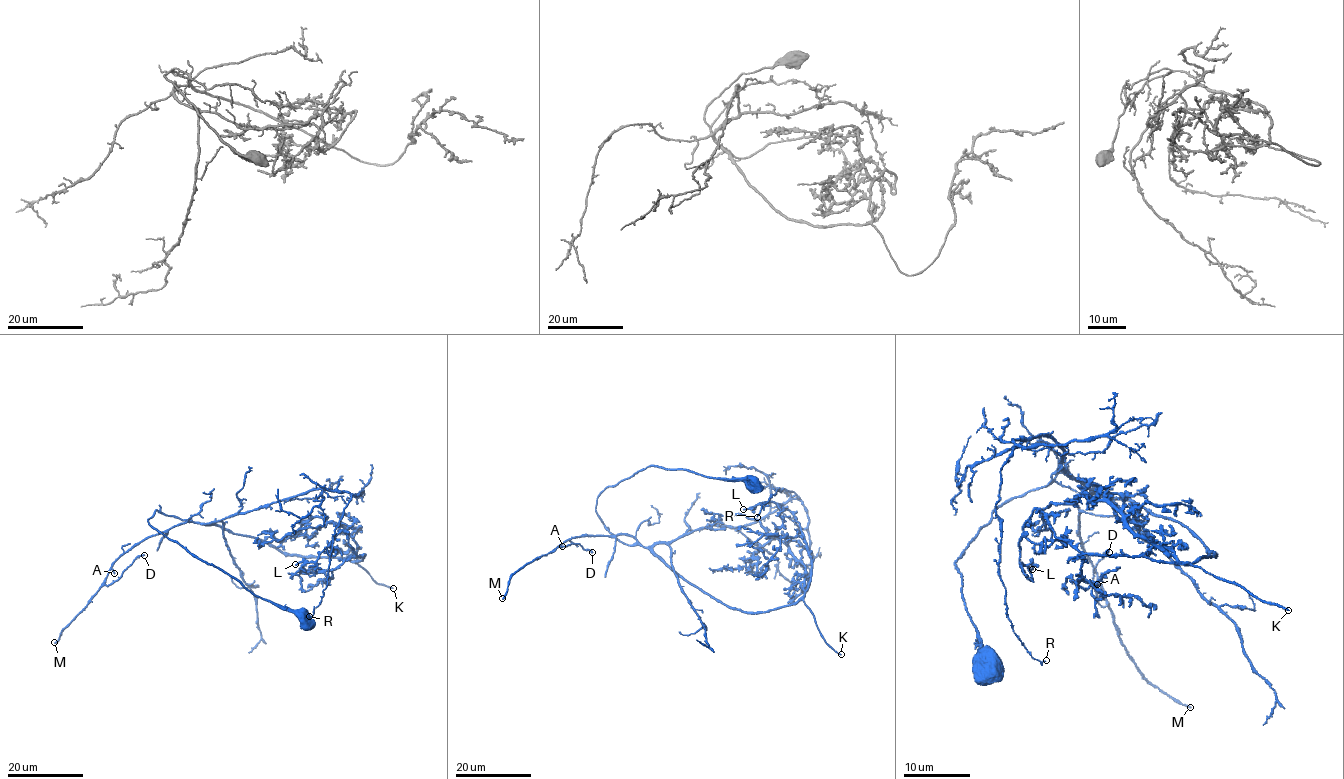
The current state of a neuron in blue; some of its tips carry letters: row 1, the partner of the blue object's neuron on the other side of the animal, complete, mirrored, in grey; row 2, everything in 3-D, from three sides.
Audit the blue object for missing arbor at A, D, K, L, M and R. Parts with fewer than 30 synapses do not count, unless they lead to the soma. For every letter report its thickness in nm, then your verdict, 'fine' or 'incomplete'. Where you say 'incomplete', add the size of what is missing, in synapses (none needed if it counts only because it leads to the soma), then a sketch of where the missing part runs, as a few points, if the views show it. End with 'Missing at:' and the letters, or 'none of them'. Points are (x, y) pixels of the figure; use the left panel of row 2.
A: calibre 70 nm; fine
D: calibre 170 nm; fine
K: calibre 120 nm; incomplete; 150 synapses
L: calibre 160 nm; fine
M: calibre 140 nm; incomplete; 70 synapses; course (54, 642), (39, 652), (20, 653), (8, 667), (7, 681), (6, 675)
R: calibre 140 nm; fine
Missing at: K, M

